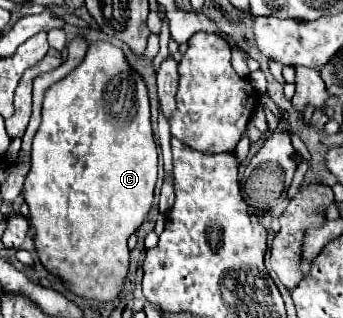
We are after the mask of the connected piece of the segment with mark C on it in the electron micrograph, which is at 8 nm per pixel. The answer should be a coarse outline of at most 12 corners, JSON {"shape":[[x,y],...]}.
{"shape":[[93,42],[43,100],[35,252],[113,302],[157,182],[145,82]]}

